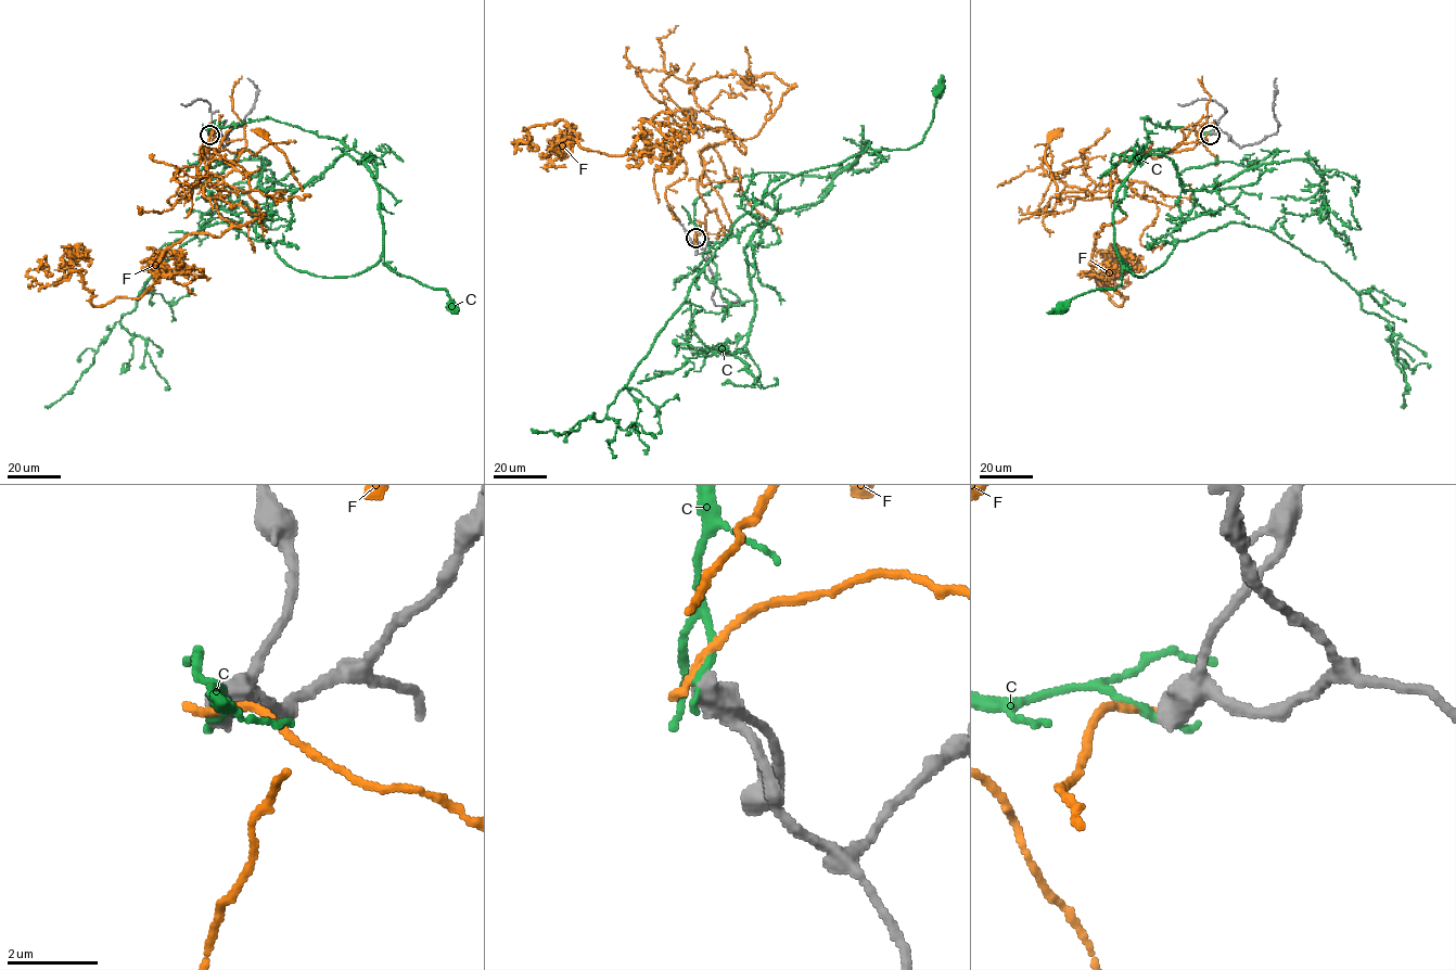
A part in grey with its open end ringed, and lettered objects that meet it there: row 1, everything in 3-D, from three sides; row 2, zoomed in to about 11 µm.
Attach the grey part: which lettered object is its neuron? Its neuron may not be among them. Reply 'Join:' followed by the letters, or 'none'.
Join: none

